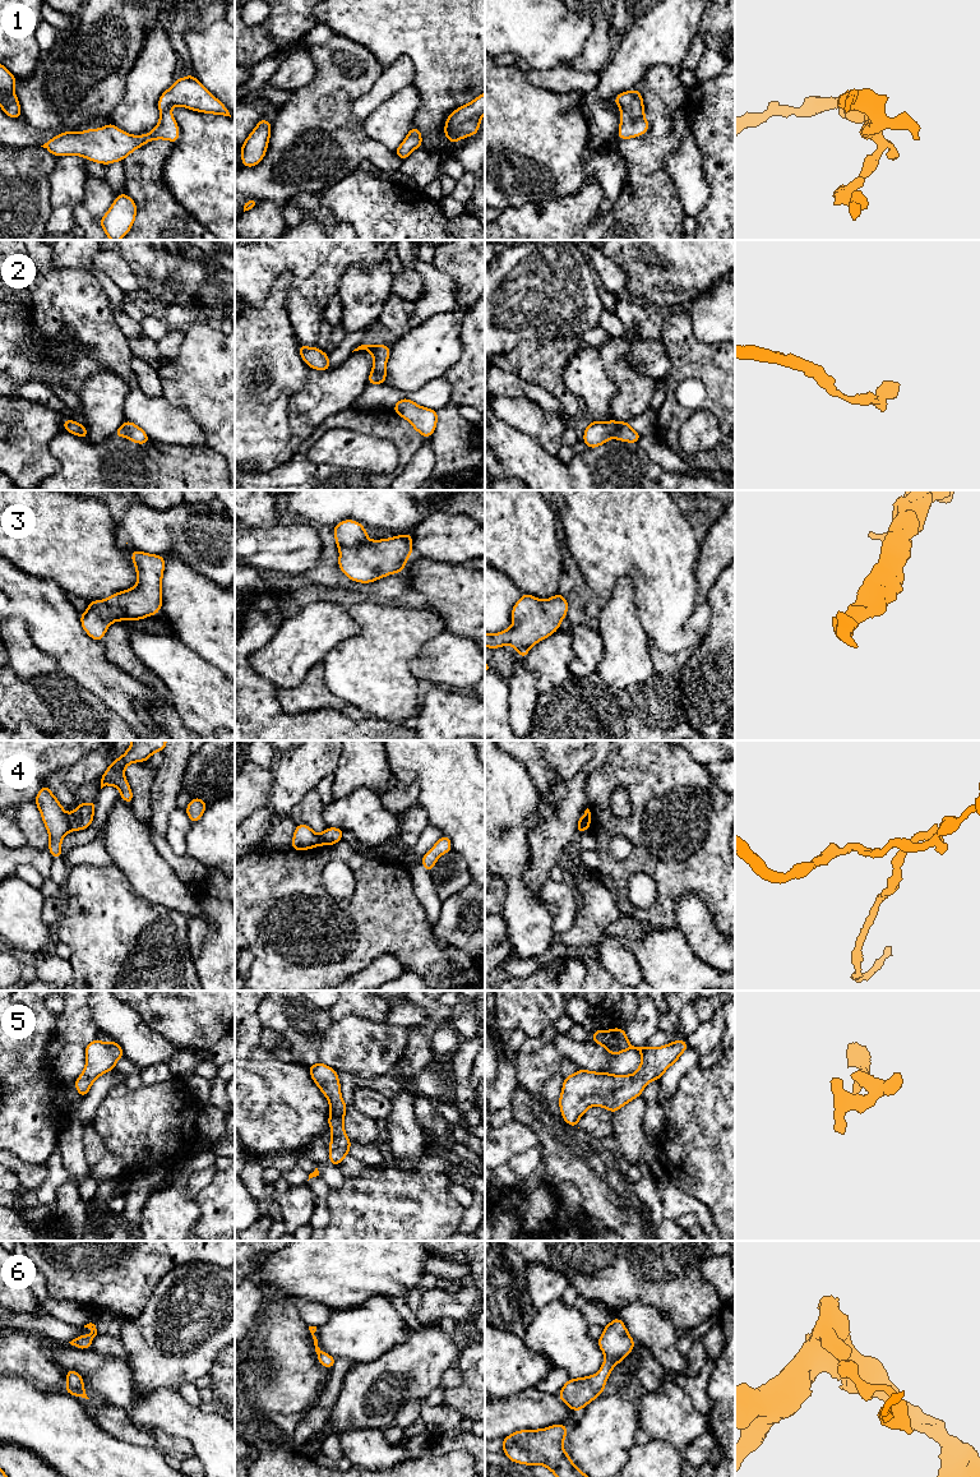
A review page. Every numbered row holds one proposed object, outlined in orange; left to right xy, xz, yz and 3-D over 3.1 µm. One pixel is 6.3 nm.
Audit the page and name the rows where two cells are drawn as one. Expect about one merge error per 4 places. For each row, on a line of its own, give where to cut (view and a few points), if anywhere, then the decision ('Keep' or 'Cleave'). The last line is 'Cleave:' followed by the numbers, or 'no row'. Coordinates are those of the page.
1: No split. Keep
2: No split. Keep
3: No split. Keep
4: Split along xy (70, 815), (69, 829). Cleave
5: No split. Keep
6: No split. Keep
Cleave: 4

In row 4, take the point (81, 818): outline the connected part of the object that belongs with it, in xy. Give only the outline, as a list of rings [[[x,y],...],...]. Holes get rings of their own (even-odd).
[[[94,800],[92,803],[80,803],[77,806],[69,817],[71,831],[85,830],[92,825],[96,804],[97,802]]]

